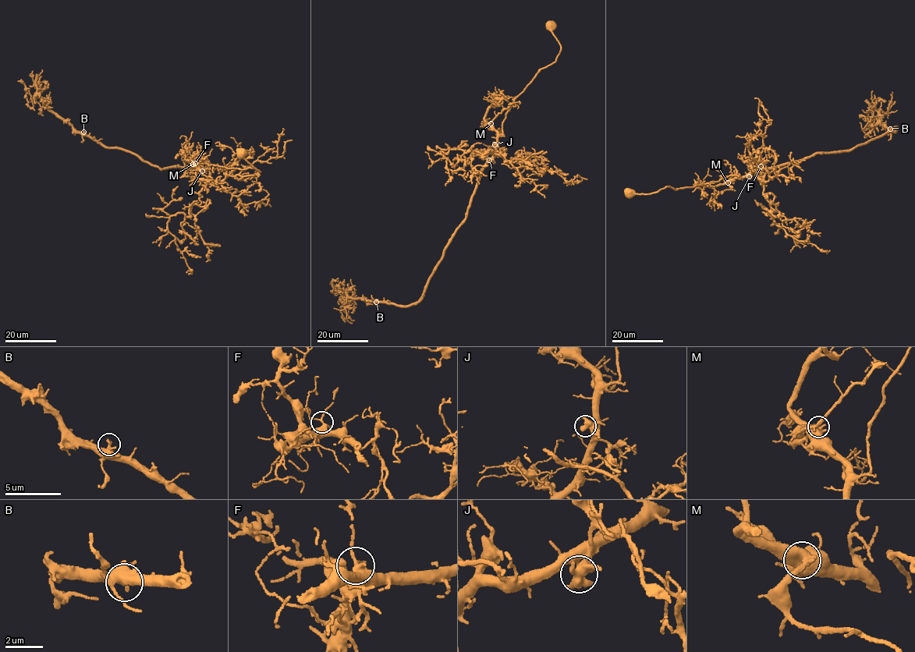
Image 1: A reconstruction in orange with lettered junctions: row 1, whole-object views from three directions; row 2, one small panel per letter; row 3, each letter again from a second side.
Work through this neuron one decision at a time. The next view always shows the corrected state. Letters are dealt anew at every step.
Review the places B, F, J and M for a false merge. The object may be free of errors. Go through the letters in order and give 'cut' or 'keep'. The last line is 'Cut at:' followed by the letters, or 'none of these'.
B: keep
F: keep
J: cut
M: keep
Cut at: J

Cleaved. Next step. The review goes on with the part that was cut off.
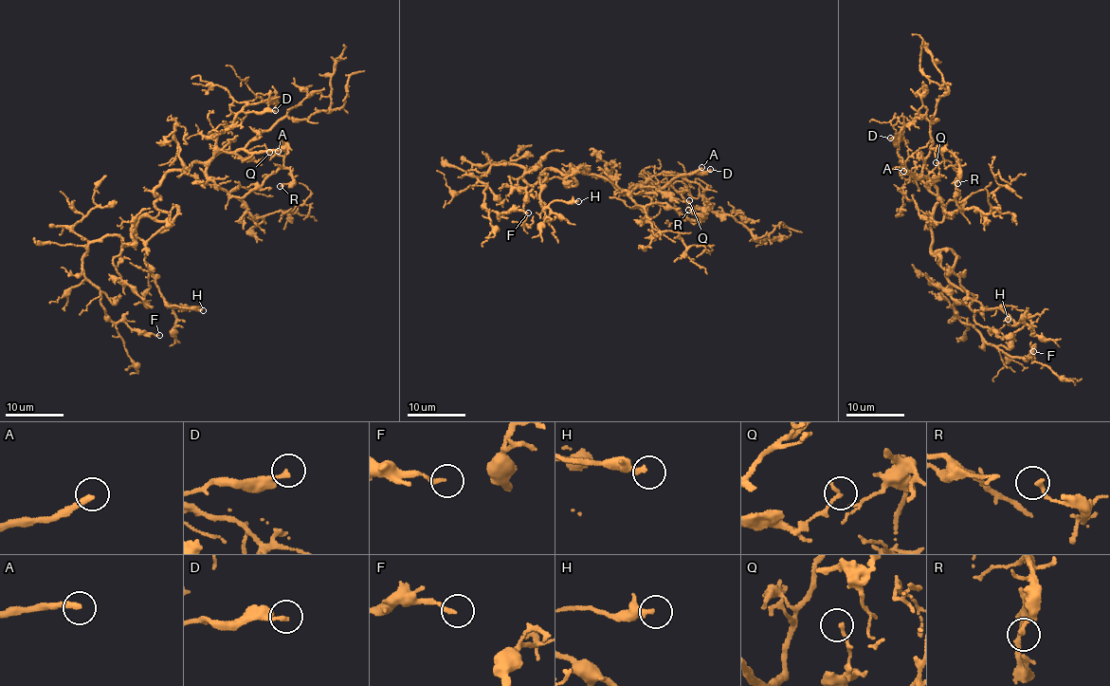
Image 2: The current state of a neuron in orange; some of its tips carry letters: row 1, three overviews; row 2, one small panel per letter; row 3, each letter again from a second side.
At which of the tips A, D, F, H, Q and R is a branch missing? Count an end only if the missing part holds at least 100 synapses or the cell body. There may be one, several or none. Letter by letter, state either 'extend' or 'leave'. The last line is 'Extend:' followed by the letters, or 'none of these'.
A: extend
D: leave
F: leave
H: leave
Q: leave
R: leave
Extend: A

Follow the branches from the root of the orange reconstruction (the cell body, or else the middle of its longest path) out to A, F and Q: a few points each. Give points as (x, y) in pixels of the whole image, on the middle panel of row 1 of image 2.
A: (572, 181), (572, 165), (604, 176), (621, 193), (641, 194), (660, 191), (673, 177), (696, 173), (701, 167)
F: (572, 181), (529, 185), (516, 164), (479, 176), (485, 207), (528, 213)
Q: (572, 181), (572, 165), (580, 171), (604, 176), (621, 193), (660, 190), (675, 200), (689, 200)

